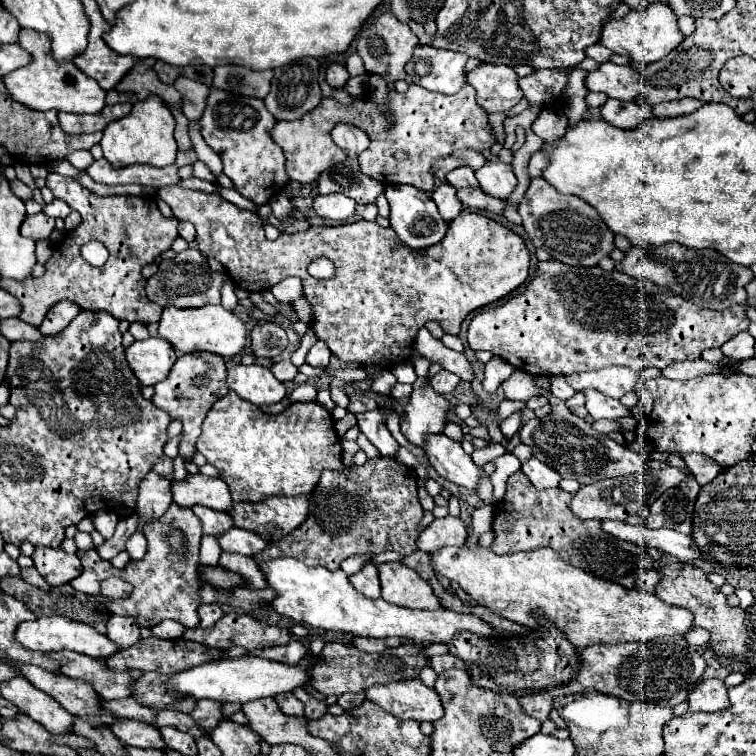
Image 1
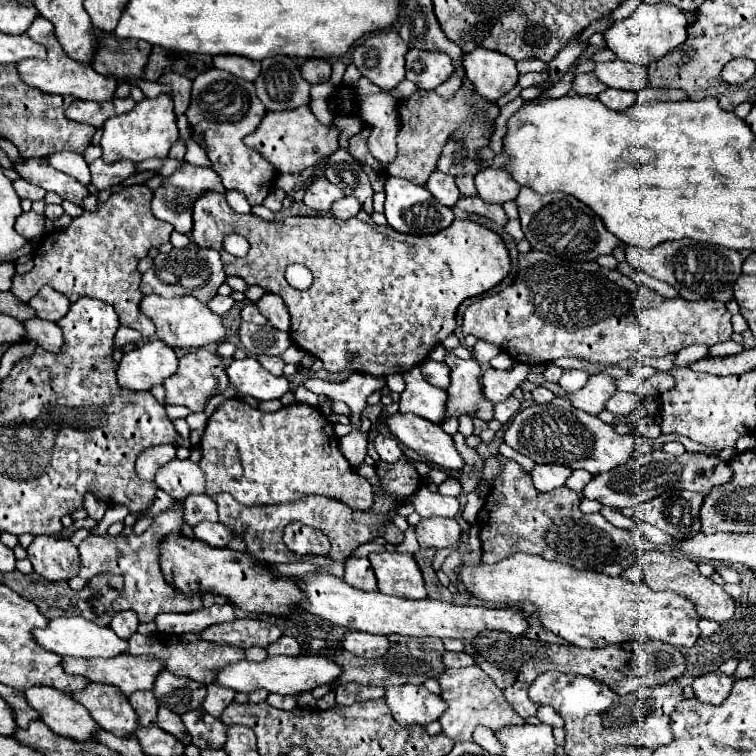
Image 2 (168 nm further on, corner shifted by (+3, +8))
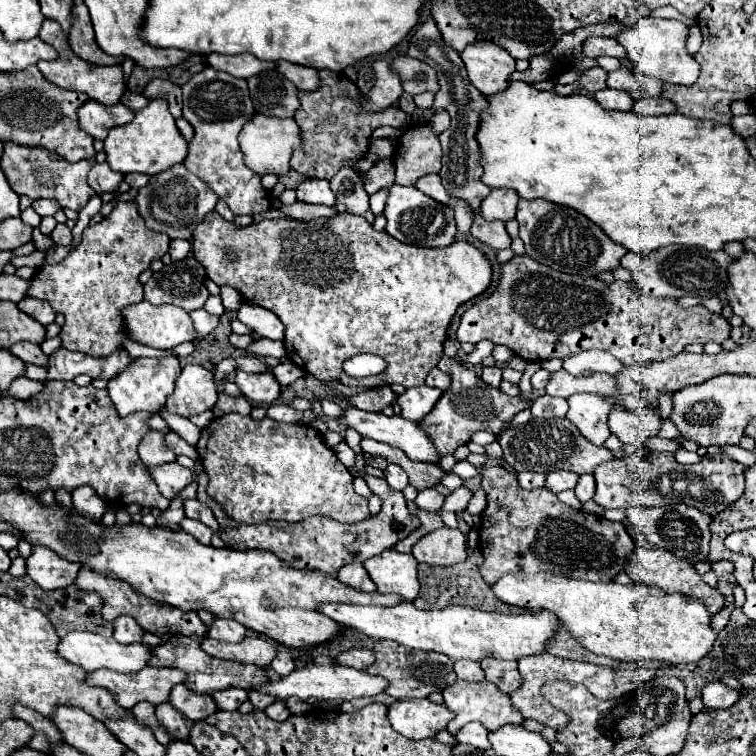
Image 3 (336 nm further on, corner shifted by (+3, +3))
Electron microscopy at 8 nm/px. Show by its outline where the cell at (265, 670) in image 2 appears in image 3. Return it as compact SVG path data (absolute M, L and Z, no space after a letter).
M308 665L304 669L296 669L286 677L280 677L278 681L268 681L266 685L256 687L258 691L270 693L278 699L288 699L288 697L298 697L302 701L306 699L324 699L324 701L348 701L348 699L356 699L356 697L374 697L382 691L386 691L388 681L384 677L374 677L366 671L358 671L352 667L344 667L344 665Z

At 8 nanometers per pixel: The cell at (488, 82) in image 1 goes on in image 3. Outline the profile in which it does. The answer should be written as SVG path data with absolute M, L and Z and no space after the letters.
M472 43L462 51L462 61L468 79L482 95L494 95L508 87L508 77L514 71L514 59L496 43Z

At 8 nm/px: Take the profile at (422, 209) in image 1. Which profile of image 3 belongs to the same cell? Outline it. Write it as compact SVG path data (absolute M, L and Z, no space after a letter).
M392 185L390 197L384 209L384 215L388 219L386 233L394 239L416 245L416 247L448 247L456 239L456 221L452 215L452 207L442 205L424 193L420 193L416 187L404 187L404 185Z

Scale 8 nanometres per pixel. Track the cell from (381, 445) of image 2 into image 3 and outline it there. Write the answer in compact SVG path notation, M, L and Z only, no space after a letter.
M390 463L390 465L386 467L384 475L386 475L386 481L388 481L388 485L390 485L392 489L396 489L396 491L402 491L402 489L408 485L408 475L404 473L404 469L402 469L400 465L394 465L394 463Z

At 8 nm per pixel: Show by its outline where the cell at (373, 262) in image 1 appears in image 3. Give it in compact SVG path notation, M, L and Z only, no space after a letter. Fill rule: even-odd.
M212 211L196 227L192 251L204 265L208 279L218 285L230 285L242 295L244 303L264 307L280 317L286 327L286 355L294 365L322 383L338 379L342 385L360 389L392 385L386 381L396 381L404 387L424 385L428 371L434 369L444 355L442 343L446 341L446 329L450 327L454 311L484 293L492 279L492 267L486 257L466 241L456 241L444 249L404 245L386 231L374 231L364 217L348 213L312 221L264 219L248 227L238 227ZM228 249L236 253L234 261L228 259ZM360 353L384 357L388 369L376 377L348 377L342 371L342 363Z

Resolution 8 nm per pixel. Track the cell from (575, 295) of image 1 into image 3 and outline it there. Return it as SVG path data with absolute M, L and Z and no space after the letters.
M522 255L512 257L508 263L502 263L496 291L490 297L476 301L460 317L456 333L458 343L478 343L482 339L490 339L496 345L510 347L518 357L526 361L546 361L552 357L566 359L580 351L604 349L618 361L622 361L622 365L634 365L678 355L688 343L722 343L730 337L730 323L722 315L716 315L702 305L682 309L674 297L644 295L632 281L614 281L612 285L608 285L596 277L580 277L554 271L550 267L544 267L542 263L536 263L528 255Z

